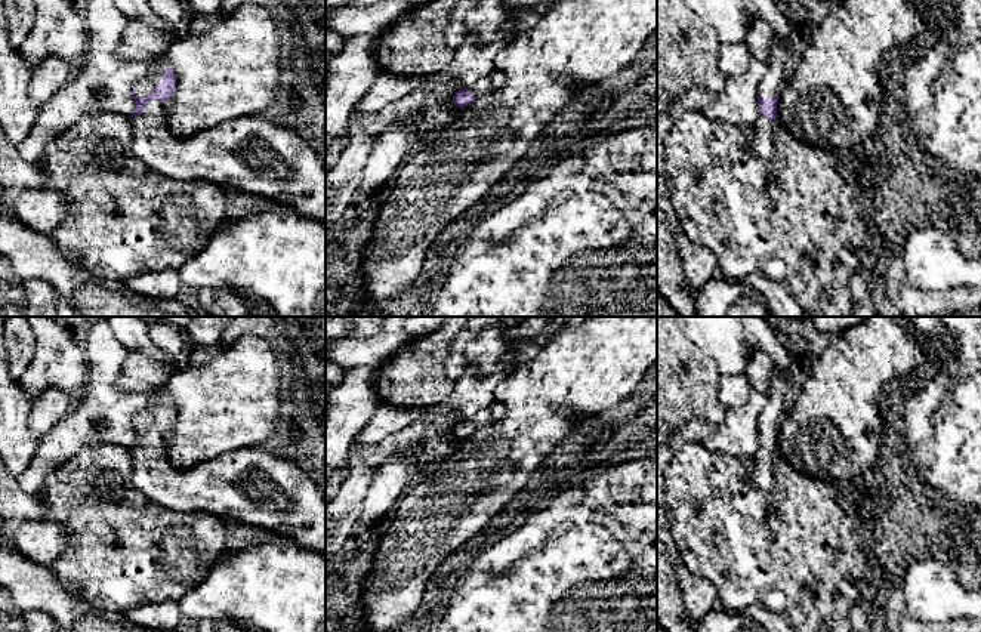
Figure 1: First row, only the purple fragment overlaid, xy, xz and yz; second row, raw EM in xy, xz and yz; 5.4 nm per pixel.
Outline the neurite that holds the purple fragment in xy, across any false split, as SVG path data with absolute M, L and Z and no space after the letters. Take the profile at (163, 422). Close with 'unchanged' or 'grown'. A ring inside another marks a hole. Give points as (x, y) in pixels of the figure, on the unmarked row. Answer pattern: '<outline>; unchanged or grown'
M163 386L146 397L146 407L132 422L135 443L129 447L132 484L145 497L173 511L206 511L226 521L263 527L291 539L300 548L326 554L326 497L302 469L263 447L229 450L189 469L178 469L166 456L167 434L175 425L176 409L163 394Z; grown

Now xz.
M494 401L491 406L476 411L471 419L457 422L451 431L451 435L463 441L476 429L485 428L502 419L503 414L505 406L499 401Z; grown

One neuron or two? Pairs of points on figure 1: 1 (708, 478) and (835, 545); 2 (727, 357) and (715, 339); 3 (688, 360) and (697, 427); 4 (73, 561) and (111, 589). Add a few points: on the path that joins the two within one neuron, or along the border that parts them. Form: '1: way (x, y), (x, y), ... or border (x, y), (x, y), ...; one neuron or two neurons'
1: way (739, 509), (770, 540), (804, 540); one neuron
2: way (727, 353), (719, 344); one neuron
3: border (715, 427), (705, 421), (688, 419), (672, 435); two neurons
4: way (82, 566), (88, 566), (102, 580); one neuron

